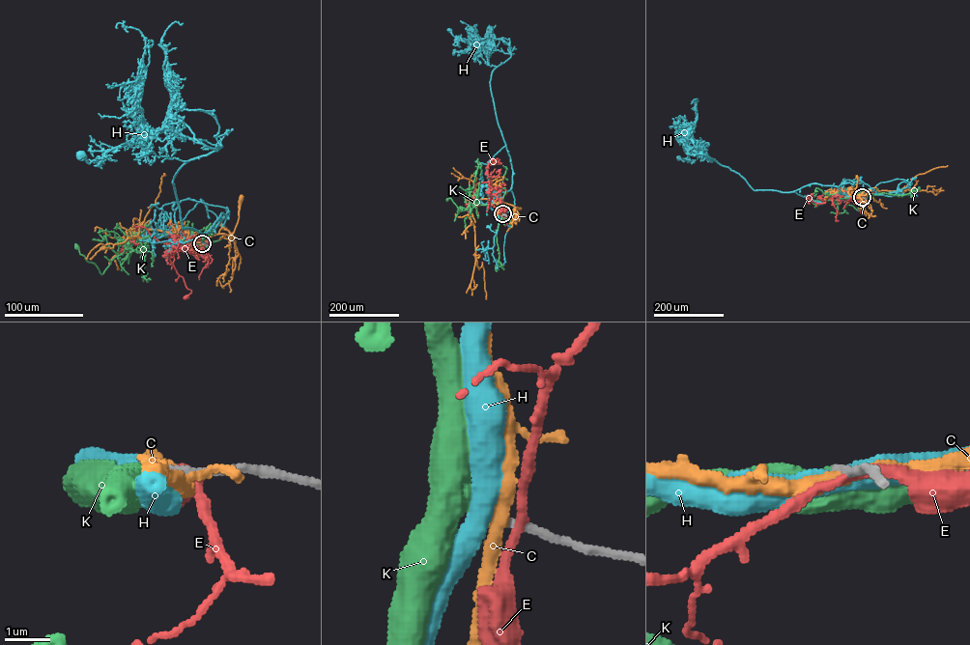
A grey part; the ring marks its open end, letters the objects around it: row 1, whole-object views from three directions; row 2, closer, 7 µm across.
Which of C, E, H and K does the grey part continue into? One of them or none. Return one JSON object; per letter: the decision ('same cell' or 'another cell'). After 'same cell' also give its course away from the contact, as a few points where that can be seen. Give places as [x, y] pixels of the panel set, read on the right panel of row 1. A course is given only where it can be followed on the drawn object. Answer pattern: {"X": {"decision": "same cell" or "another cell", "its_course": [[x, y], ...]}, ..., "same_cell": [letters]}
{"C": {"decision": "another cell"}, "E": {"decision": "another cell"}, "H": {"decision": "another cell"}, "K": {"decision": "same cell", "its_course": [[862, 197], [851, 198], [851, 195], [853, 193], [852, 199], [859, 203], [858, 210], [847, 204], [847, 198]]}, "same_cell": ["K"]}

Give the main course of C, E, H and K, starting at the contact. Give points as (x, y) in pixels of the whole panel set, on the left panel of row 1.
C: (202, 243), (205, 244), (204, 239), (215, 235), (232, 236), (239, 218), (241, 197)
E: (202, 243), (180, 246), (174, 241), (169, 260), (191, 291), (185, 297)
H: (201, 243), (225, 215), (205, 233), (183, 228), (173, 180), (221, 147), (178, 129), (90, 163), (82, 154)
K: (201, 243), (191, 245), (163, 236), (150, 237), (115, 257), (102, 274), (76, 246)

